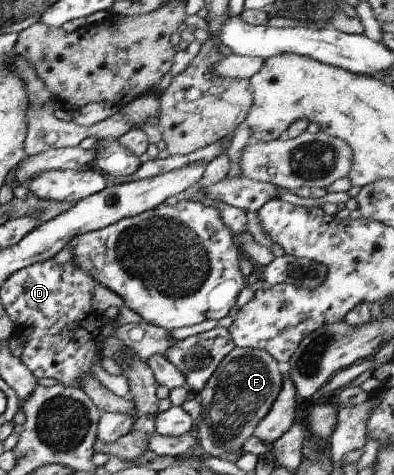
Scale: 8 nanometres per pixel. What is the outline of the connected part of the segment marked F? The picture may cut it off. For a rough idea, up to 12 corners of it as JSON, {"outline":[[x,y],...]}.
{"outline":[[234,346],[196,394],[231,453],[275,401],[283,367]]}

